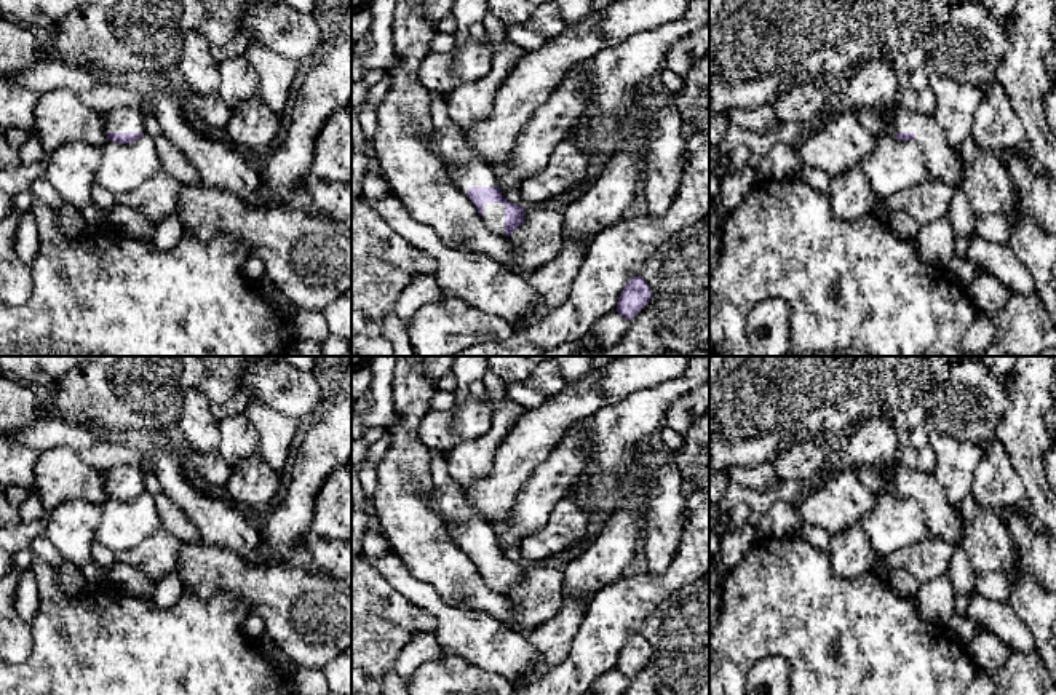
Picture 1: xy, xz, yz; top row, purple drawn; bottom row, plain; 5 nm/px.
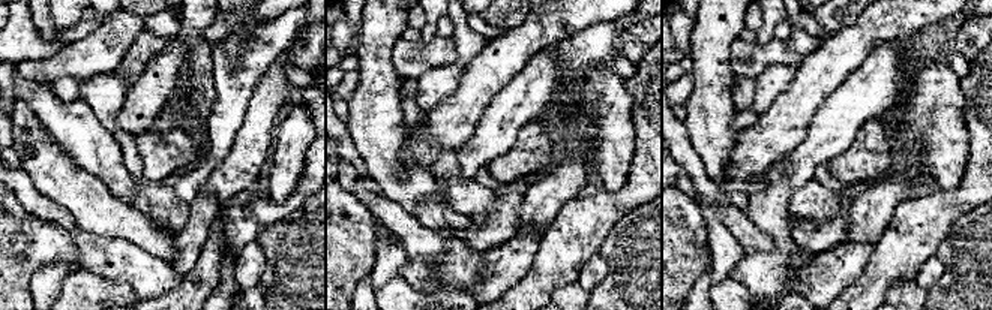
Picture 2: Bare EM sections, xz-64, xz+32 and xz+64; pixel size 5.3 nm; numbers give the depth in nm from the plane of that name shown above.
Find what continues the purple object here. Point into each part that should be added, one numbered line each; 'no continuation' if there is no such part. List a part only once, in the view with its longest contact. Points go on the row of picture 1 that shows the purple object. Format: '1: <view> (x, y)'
1: xz (494, 213)

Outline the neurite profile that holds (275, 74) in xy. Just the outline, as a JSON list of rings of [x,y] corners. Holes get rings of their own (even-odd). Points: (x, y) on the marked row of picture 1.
[[[251,42],[244,58],[257,73],[256,96],[276,115],[281,115],[299,73],[299,59],[276,54],[259,42]]]

